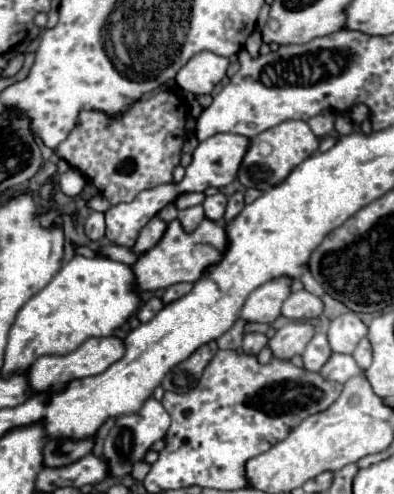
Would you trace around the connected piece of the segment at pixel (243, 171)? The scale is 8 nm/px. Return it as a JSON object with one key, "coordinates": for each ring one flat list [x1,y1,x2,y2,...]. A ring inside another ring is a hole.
{"coordinates":[[285,120,279,126,257,134,251,140,251,146,243,158,237,178,245,188,269,190,281,184,289,176,289,172,305,158,309,158,317,148,319,148,319,138,311,132,311,128,303,120]]}

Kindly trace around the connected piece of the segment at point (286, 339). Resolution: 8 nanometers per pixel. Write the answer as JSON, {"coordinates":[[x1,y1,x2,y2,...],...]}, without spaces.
{"coordinates":[[289,322,277,330,269,346,277,358,293,358,295,354,303,354,313,336,315,326,311,322]]}

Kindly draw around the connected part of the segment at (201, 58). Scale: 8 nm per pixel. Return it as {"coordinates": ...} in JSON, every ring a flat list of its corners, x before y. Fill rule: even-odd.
{"coordinates":[[199,52,177,72,177,84,199,96,209,94,215,84,219,84,229,68,229,58,217,56,213,52]]}

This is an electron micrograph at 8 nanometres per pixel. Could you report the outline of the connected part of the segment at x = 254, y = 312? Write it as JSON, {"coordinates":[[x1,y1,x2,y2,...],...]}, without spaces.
{"coordinates":[[281,276,255,288,241,310,241,318,247,322,273,324,281,314,285,298,291,294,291,282,293,282,291,278]]}

